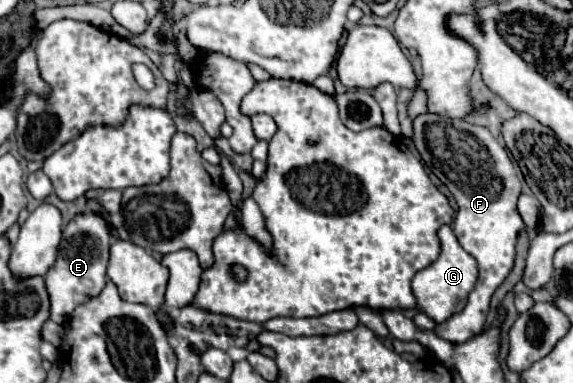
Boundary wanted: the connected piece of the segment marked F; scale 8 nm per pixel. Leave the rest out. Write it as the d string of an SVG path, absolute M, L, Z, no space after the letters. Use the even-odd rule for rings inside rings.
M430 112L420 114L414 118L414 144L426 168L448 186L454 200L458 202L454 234L460 246L476 258L480 268L478 282L464 310L436 326L436 336L462 344L474 336L472 330L482 330L490 308L490 298L514 266L516 240L520 230L526 230L516 210L520 182L506 148L500 146L498 140L482 126L474 126L464 120L446 120Z

